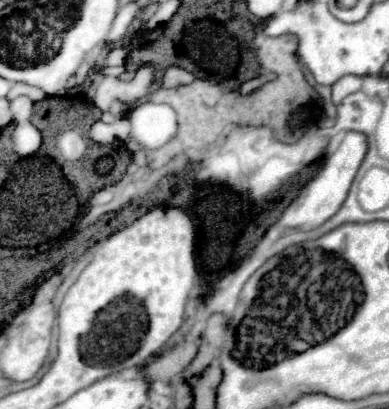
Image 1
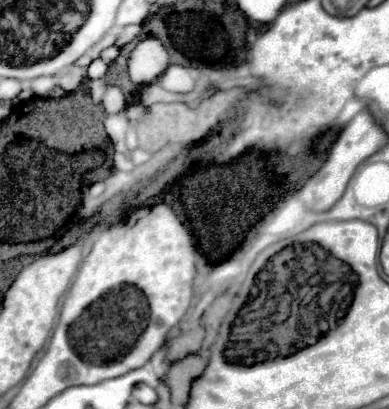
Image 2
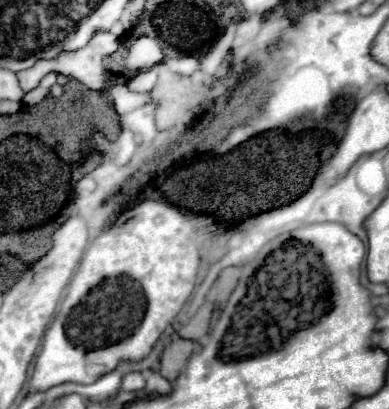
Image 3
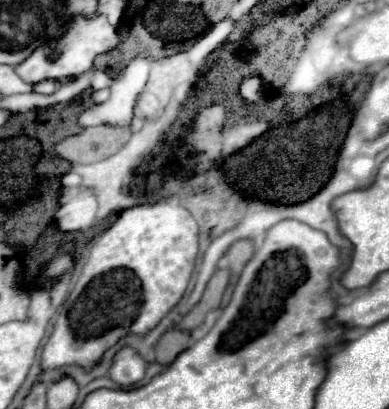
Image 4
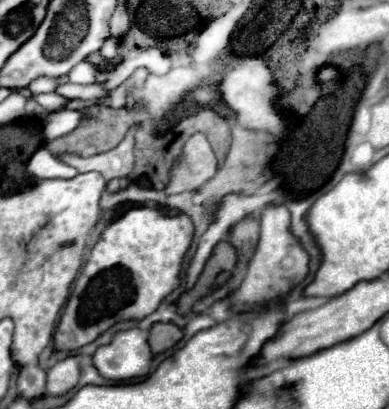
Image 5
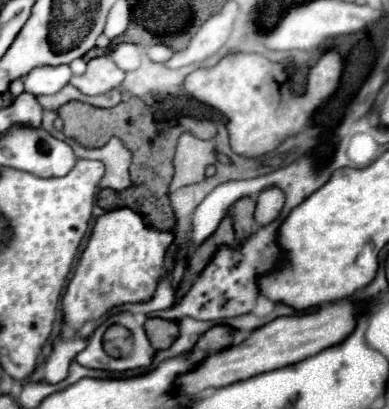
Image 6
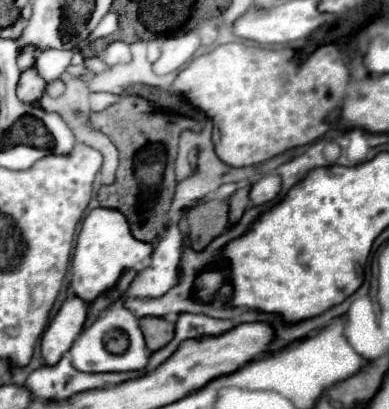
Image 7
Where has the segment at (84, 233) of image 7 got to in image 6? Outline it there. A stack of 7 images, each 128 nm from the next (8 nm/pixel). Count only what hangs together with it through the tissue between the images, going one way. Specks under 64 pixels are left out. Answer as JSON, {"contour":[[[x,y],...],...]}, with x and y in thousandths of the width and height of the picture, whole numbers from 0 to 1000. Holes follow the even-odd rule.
{"contour":[[[334,509],[288,513],[252,528],[159,729],[170,797],[195,812],[216,797],[216,787],[262,773],[293,748],[391,729],[406,685],[422,675],[416,650],[442,582],[442,567],[411,567],[375,553],[365,528]]]}

